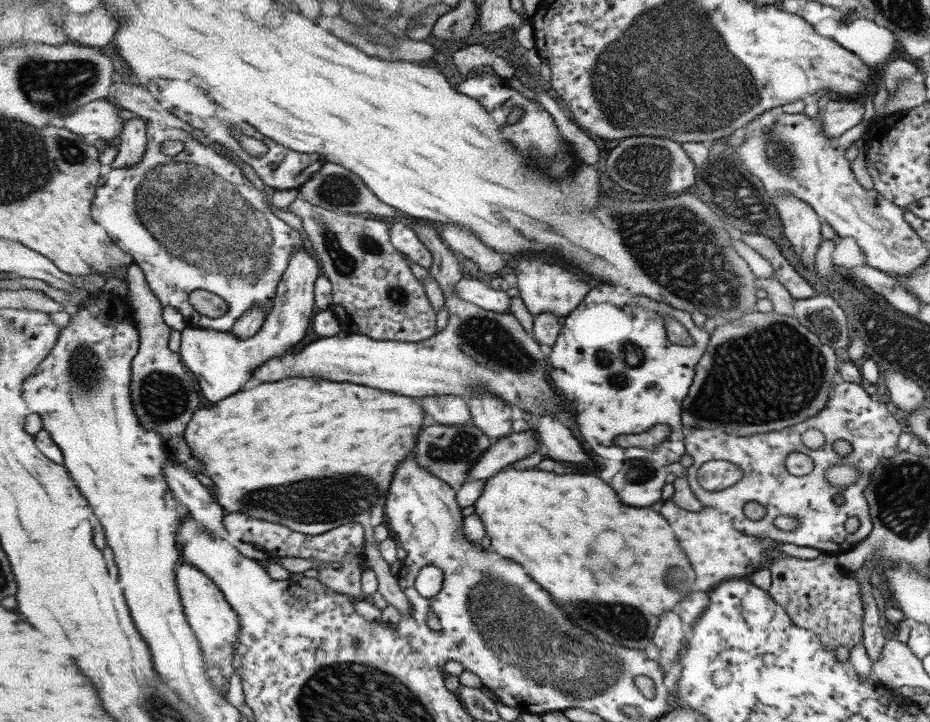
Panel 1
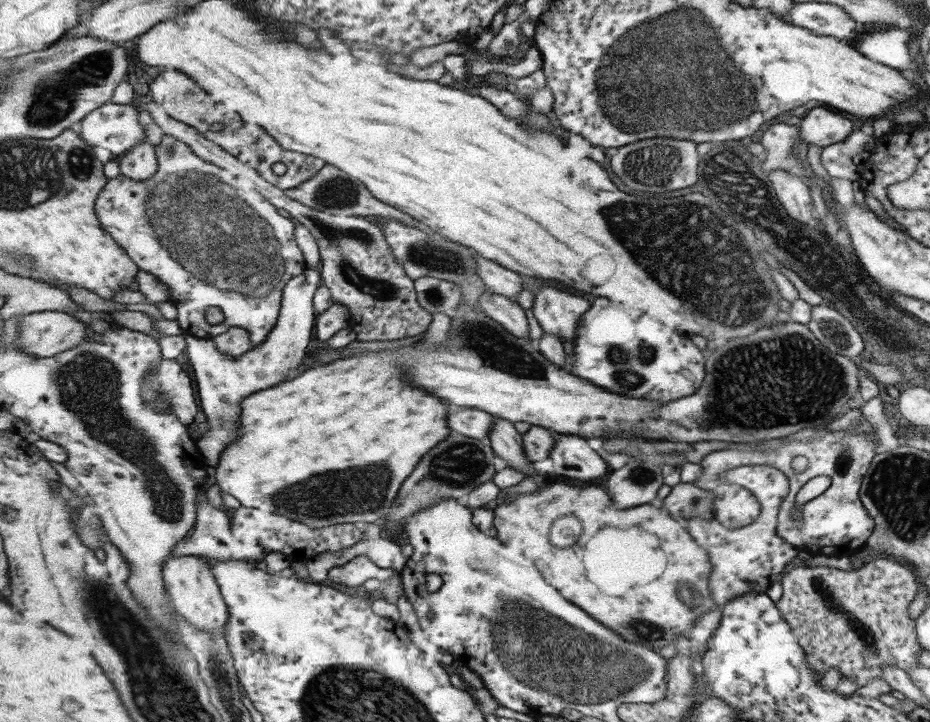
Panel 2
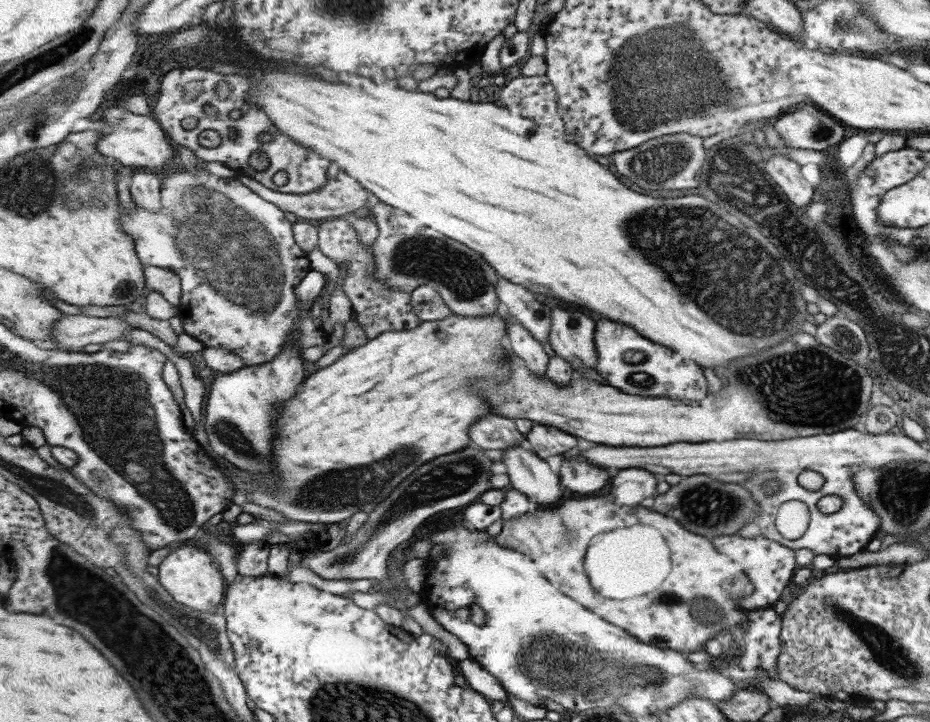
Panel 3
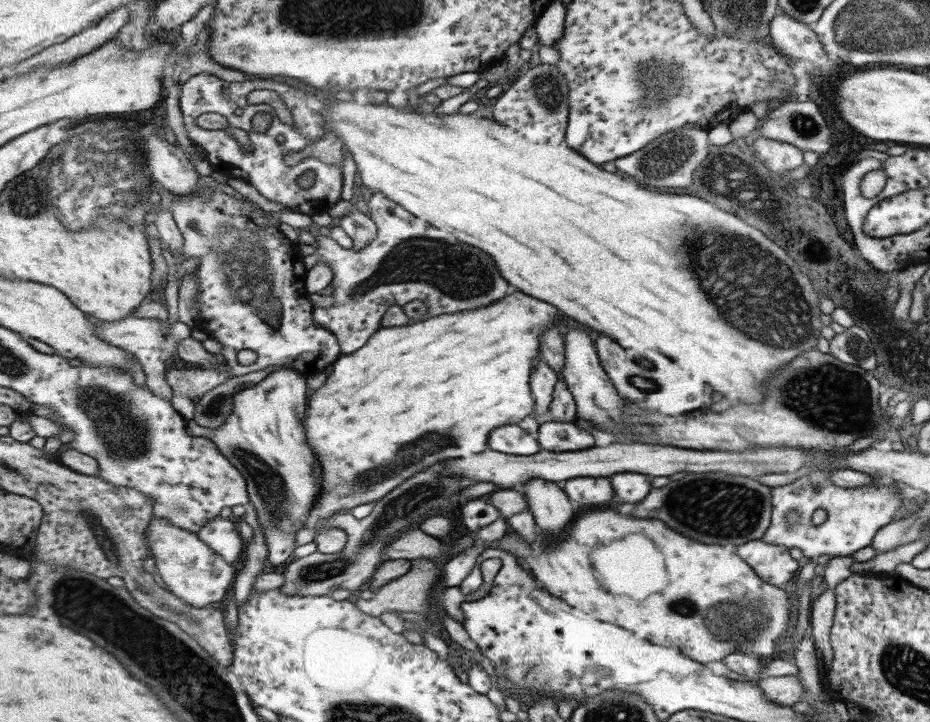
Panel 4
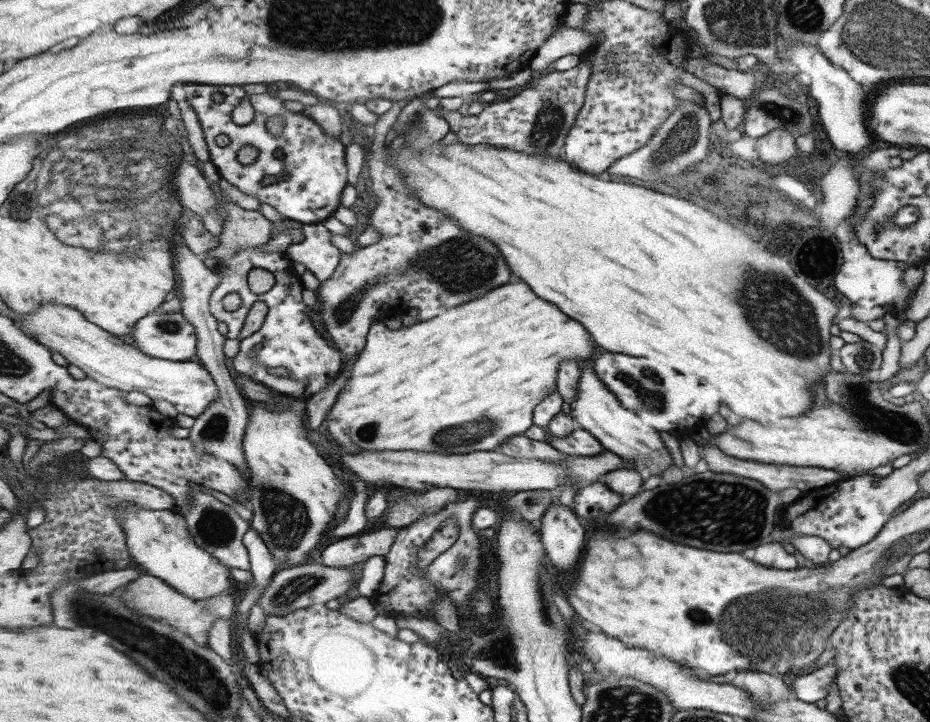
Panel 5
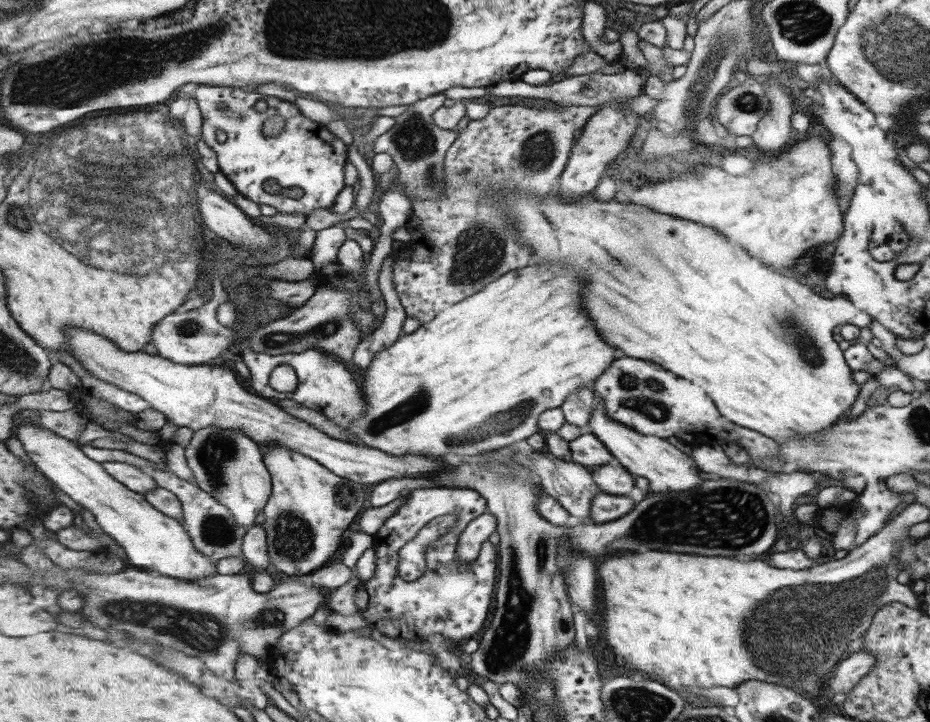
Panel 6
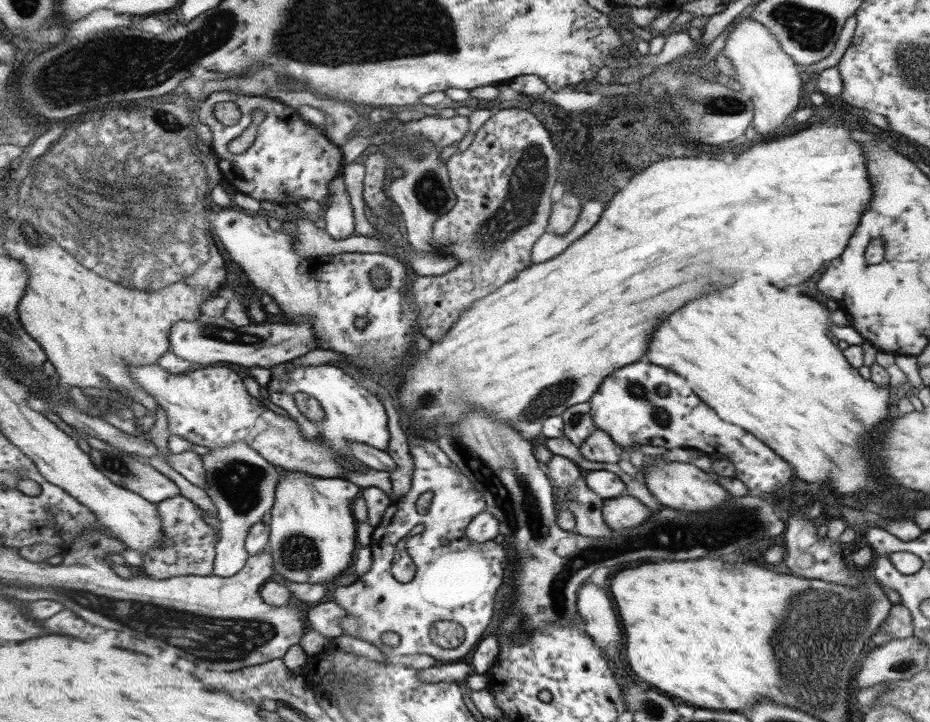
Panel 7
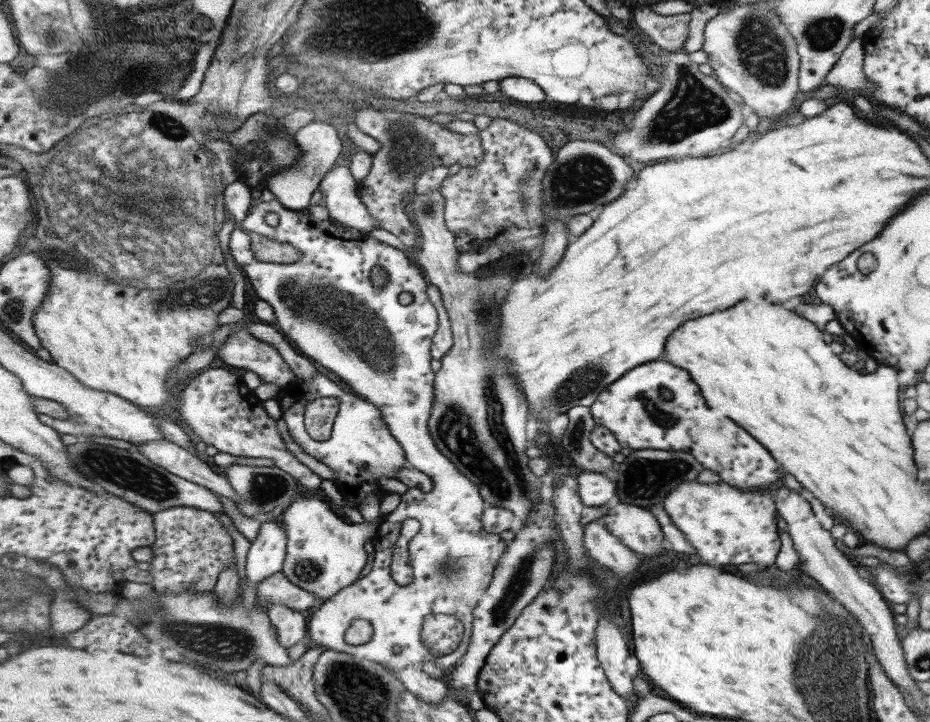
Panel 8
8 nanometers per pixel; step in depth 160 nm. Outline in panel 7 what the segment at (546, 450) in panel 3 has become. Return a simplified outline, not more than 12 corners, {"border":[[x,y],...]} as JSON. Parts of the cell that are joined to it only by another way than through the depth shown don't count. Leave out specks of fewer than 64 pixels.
{"border":[[599,429],[579,451],[587,460],[617,464],[624,449]]}

